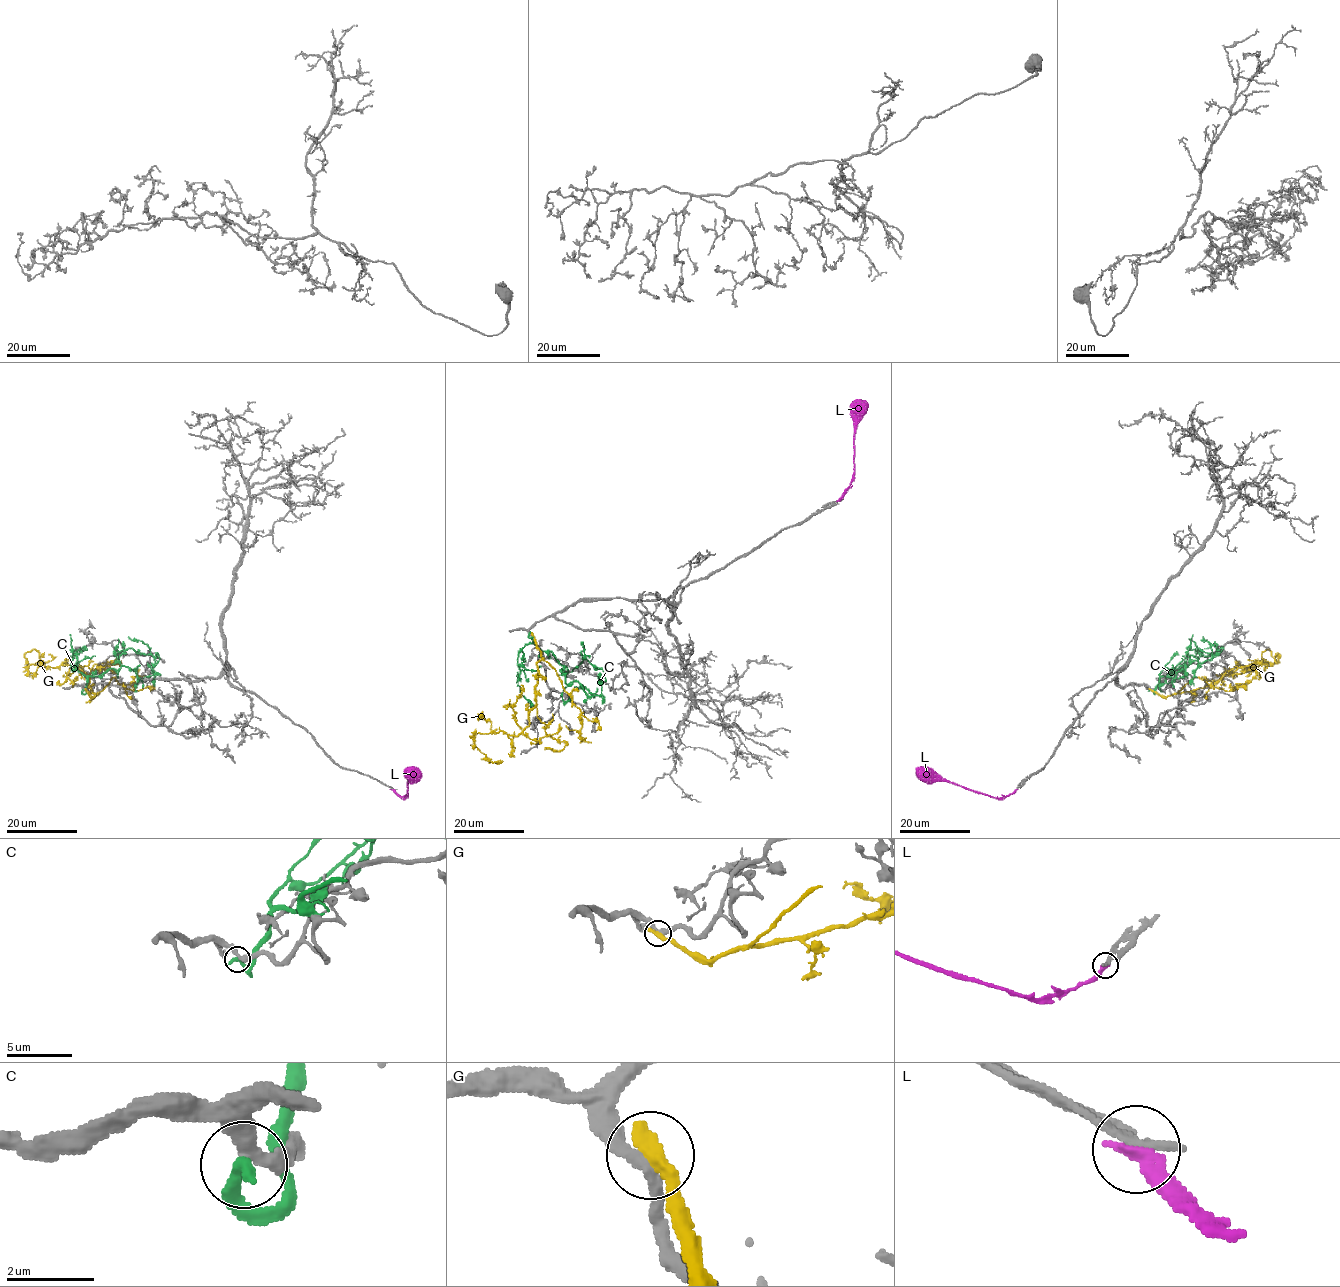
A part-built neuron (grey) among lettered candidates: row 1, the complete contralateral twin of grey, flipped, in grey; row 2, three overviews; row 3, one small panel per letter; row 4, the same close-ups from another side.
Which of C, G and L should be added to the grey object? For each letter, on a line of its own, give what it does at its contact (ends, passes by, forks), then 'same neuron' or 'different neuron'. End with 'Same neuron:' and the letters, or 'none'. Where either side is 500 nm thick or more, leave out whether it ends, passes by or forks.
C: it ends there; different neuron
G: it ends there; different neuron
L: it ends there; different neuron
Same neuron: none

